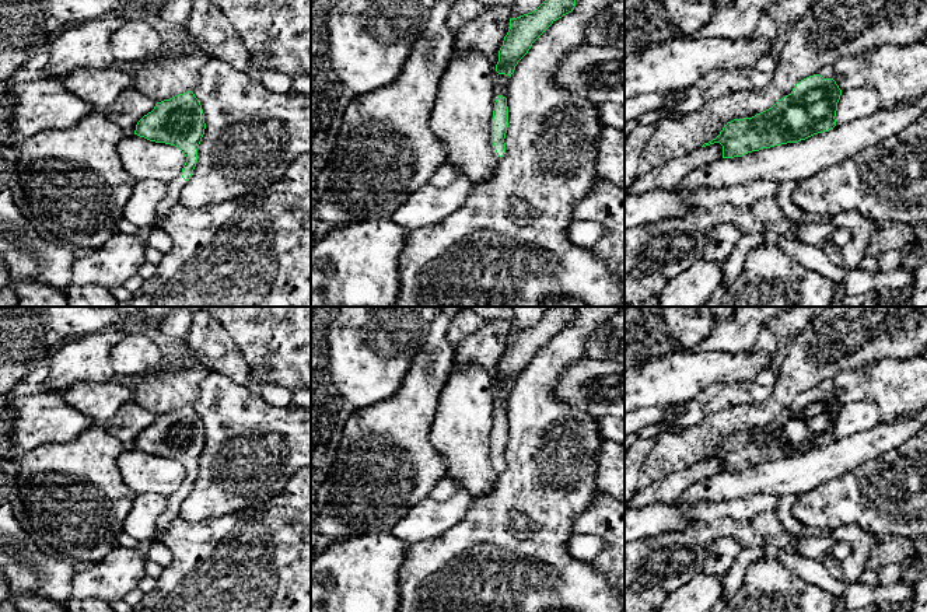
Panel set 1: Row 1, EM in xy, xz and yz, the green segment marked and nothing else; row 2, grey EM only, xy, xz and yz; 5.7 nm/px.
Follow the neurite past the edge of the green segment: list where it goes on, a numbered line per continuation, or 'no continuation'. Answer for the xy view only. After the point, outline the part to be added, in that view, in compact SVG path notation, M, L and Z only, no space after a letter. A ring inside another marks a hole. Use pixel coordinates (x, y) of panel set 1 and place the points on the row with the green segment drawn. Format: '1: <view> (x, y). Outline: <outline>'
1: xy (174, 186). Outline: M181 174L167 183L167 195L157 206L158 221L162 220L169 213L172 206L178 203L181 190L185 185L186 181L182 178Z

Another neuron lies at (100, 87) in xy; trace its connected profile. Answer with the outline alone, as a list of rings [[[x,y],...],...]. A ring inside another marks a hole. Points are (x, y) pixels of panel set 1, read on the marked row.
[[[118,63],[106,69],[77,69],[63,83],[70,92],[98,109],[115,102],[123,91],[136,88],[132,70]]]

